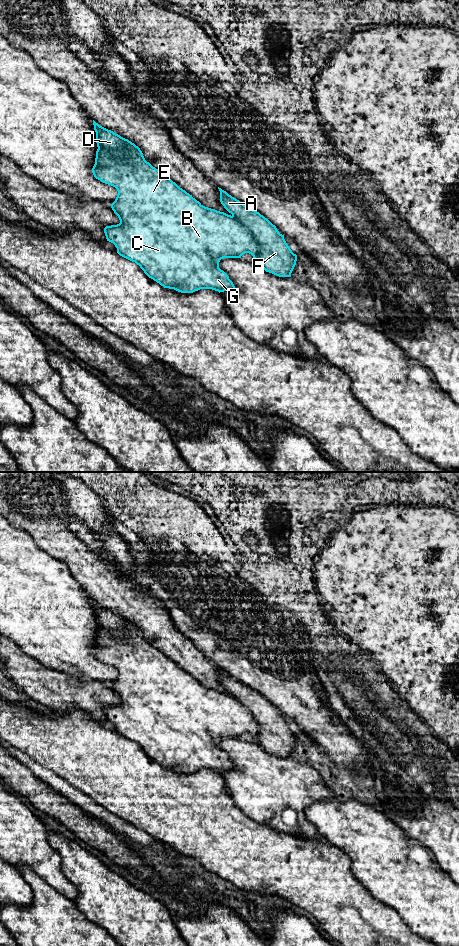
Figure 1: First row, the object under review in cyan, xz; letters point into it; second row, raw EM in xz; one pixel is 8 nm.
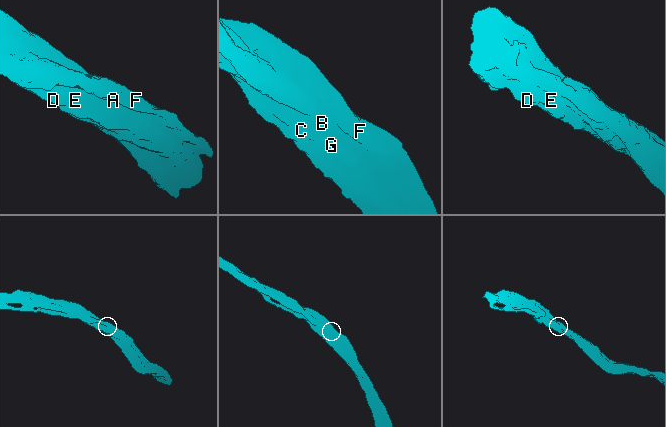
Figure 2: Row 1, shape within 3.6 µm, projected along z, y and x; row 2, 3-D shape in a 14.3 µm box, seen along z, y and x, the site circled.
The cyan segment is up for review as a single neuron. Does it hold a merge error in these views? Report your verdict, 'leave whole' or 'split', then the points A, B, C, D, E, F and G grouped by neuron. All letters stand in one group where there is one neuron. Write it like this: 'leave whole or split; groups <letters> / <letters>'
split; groups A F / B C D E G

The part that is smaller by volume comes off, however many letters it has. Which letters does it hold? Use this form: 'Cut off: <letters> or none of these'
Cut off: A, F

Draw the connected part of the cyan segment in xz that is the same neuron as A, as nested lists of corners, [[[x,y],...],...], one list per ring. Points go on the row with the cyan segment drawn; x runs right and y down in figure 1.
[[[219,188],[220,202],[242,225],[252,233],[259,244],[254,262],[266,272],[279,277],[291,277],[297,255],[292,252],[276,226],[259,212],[247,207],[226,191]]]

